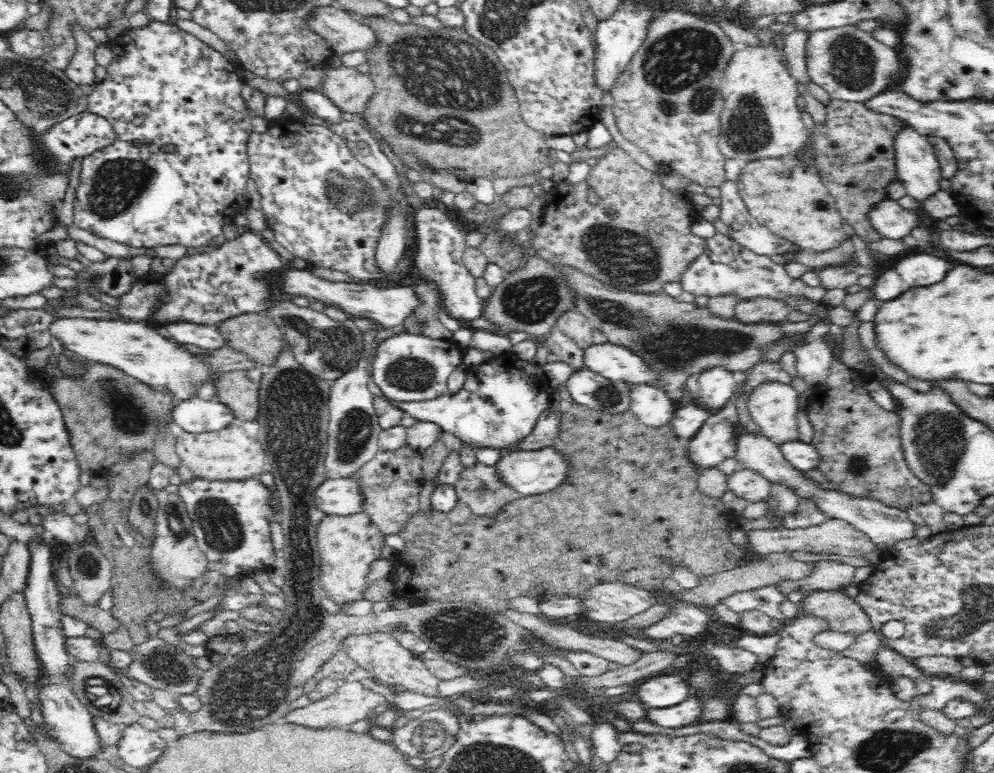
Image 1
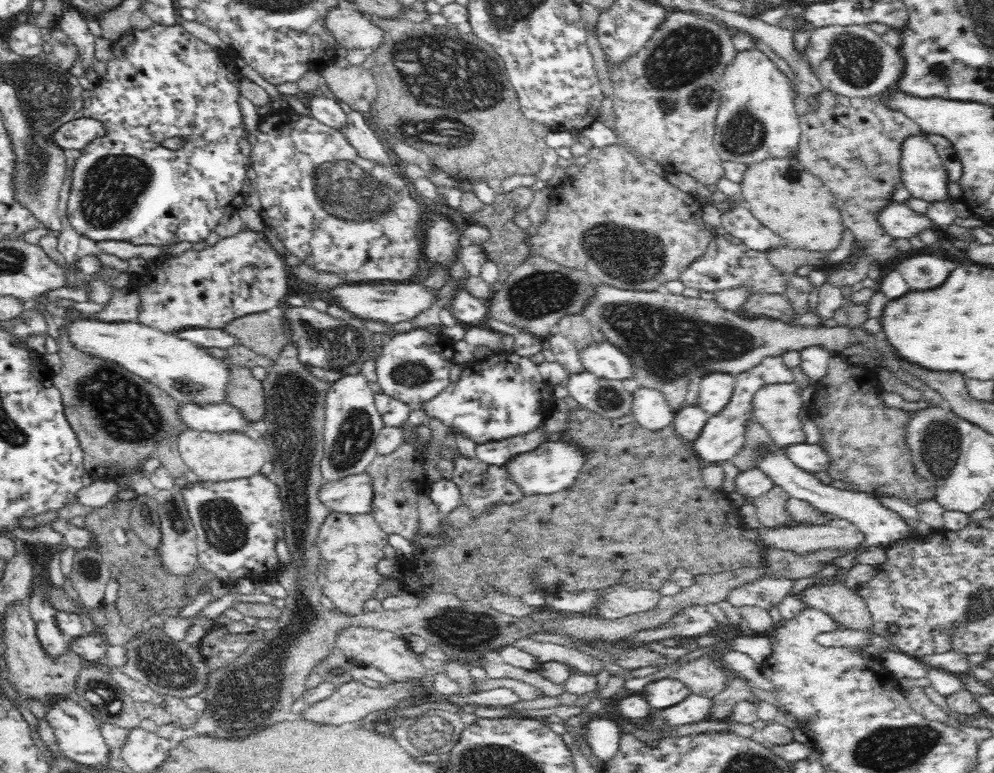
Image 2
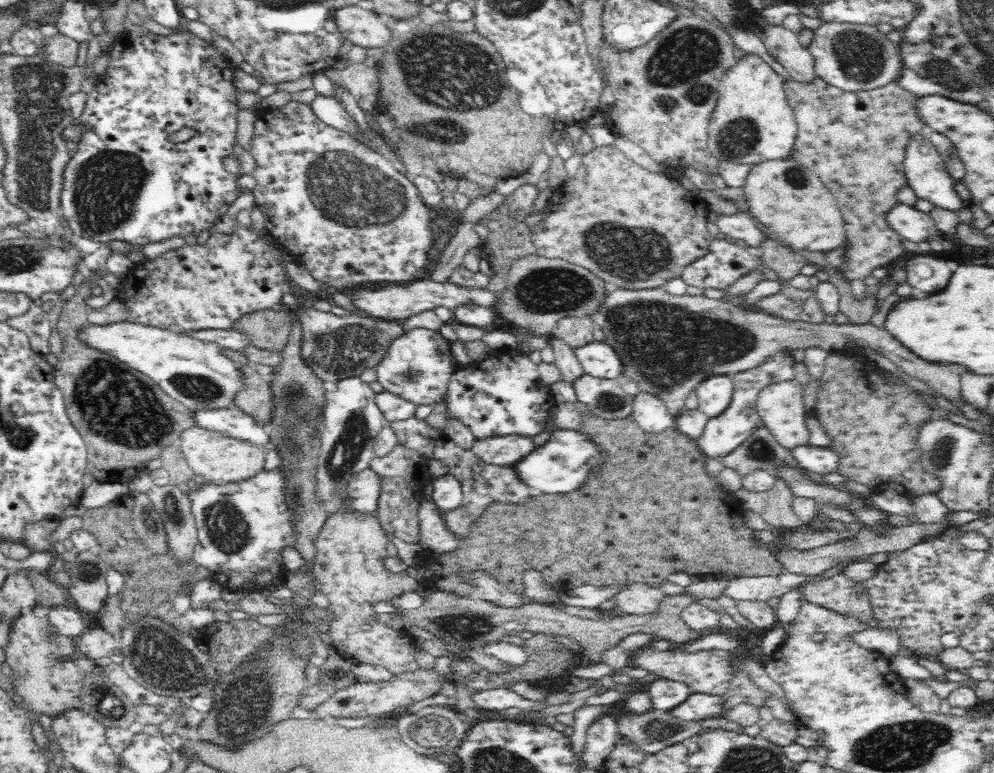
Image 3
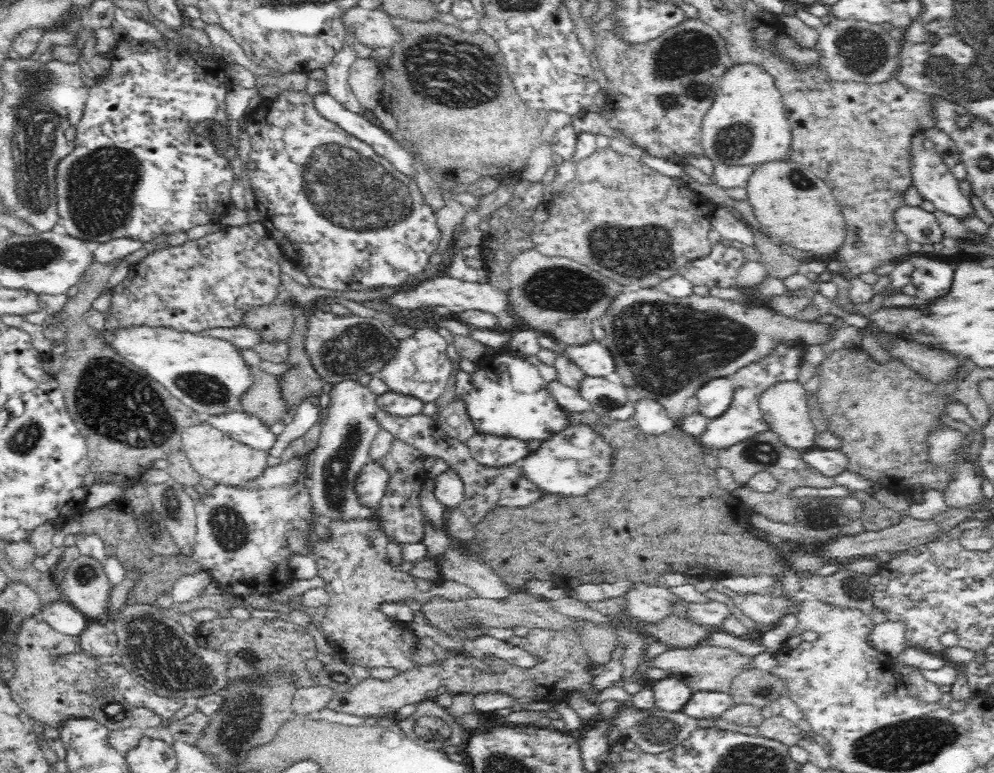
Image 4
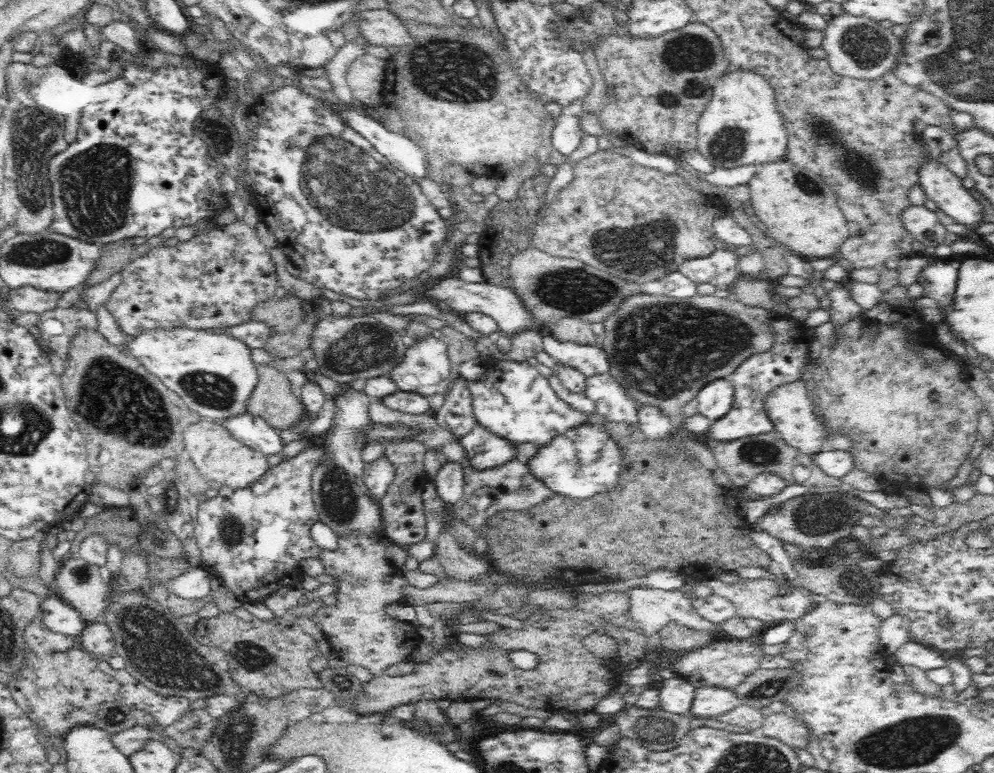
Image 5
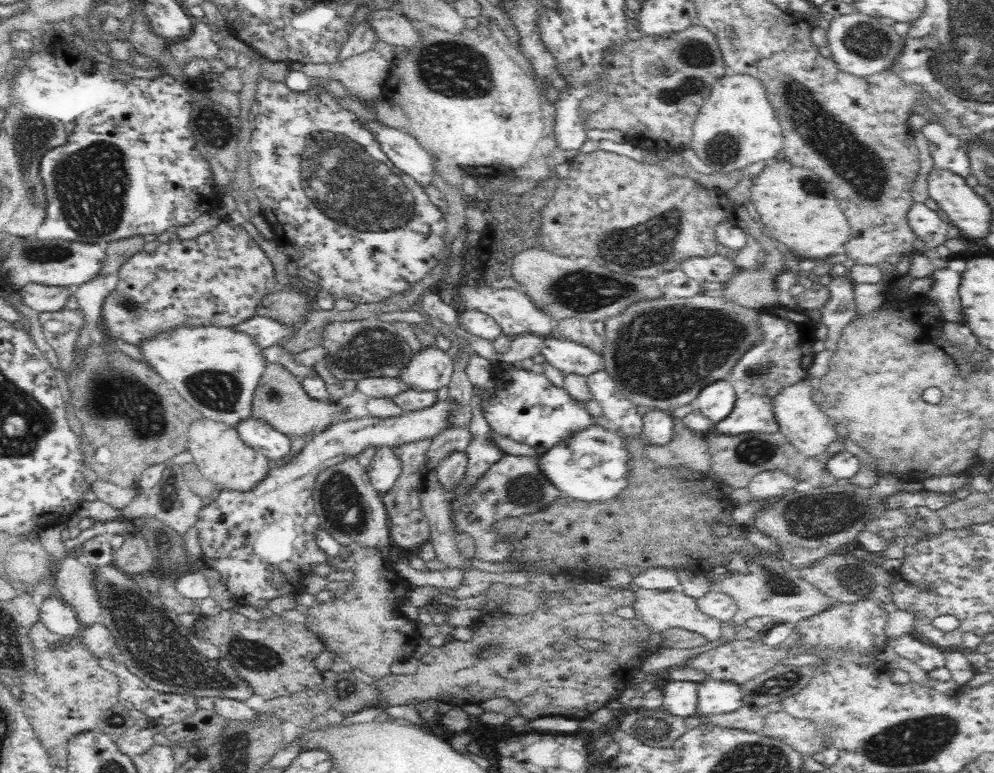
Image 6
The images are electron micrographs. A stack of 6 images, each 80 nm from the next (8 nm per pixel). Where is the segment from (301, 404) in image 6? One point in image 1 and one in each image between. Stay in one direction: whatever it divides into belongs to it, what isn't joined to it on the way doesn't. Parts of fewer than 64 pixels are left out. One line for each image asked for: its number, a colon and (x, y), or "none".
1: (236, 390)
2: (246, 393)
3: (256, 399)
4: (265, 400)
5: (274, 400)

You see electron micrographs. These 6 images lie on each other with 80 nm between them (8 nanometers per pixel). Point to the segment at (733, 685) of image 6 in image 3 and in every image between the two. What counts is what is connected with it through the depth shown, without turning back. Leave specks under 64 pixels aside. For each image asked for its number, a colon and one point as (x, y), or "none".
3: (698, 706)
4: (711, 704)
5: (711, 701)

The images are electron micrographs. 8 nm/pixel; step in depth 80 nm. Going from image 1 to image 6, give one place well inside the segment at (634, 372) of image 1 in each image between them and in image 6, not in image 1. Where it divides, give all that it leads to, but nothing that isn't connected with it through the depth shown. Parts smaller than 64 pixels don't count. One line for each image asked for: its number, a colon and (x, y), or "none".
2: (603, 359)
3: (598, 359)
4: (594, 359)
5: (590, 360)
6: (569, 357)

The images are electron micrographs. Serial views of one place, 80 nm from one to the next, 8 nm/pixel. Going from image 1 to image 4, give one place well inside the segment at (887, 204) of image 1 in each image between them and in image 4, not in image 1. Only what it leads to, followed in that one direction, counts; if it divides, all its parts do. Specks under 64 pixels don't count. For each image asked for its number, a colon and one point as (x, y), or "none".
2: (900, 221)
3: (914, 225)
4: (921, 226)

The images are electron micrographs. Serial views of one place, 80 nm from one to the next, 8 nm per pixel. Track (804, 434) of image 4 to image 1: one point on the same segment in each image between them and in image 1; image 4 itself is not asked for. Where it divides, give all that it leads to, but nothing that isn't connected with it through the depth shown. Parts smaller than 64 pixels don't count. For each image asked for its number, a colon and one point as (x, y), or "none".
1: (773, 406)
2: (778, 407)
3: (781, 406)

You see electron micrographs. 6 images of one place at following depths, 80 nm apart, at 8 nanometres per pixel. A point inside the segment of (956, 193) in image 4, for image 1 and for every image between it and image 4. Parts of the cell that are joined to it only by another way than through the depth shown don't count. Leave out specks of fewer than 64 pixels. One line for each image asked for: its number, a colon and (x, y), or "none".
1: (919, 171)
2: (922, 171)
3: (927, 174)

